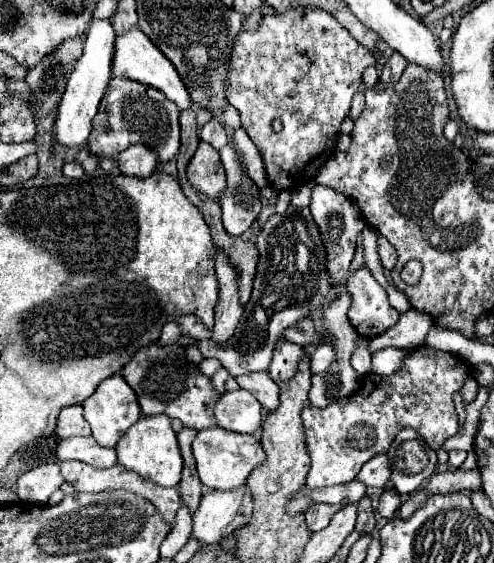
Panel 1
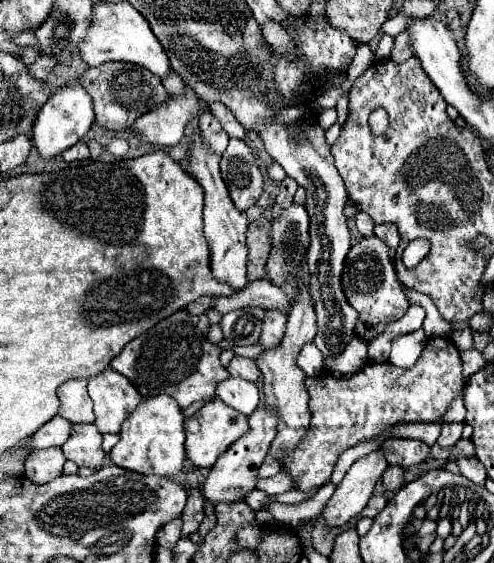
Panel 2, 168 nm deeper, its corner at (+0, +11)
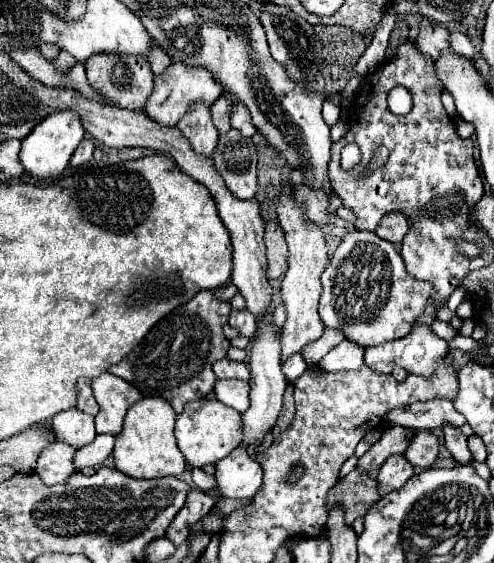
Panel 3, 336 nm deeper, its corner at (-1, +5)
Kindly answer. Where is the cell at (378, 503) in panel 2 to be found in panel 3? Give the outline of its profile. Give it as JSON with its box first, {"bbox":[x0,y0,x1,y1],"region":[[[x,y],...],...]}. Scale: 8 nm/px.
{"bbox":[327,470,381,526],"region":[[[353,470],[343,480],[339,480],[335,488],[329,490],[327,512],[331,512],[333,506],[341,506],[345,514],[345,522],[349,522],[351,526],[355,518],[363,518],[367,510],[379,500],[381,500],[381,494],[377,490],[377,482],[371,476],[361,478],[361,474]]]}

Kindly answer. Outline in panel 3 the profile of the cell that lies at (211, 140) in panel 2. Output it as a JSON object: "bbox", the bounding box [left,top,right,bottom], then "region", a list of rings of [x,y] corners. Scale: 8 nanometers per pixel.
{"bbox":[211,94,231,136],"region":[[[223,94],[213,106],[211,106],[211,118],[213,118],[213,124],[217,128],[217,132],[223,136],[231,130],[229,126],[229,110],[231,110],[231,98],[227,94]]]}

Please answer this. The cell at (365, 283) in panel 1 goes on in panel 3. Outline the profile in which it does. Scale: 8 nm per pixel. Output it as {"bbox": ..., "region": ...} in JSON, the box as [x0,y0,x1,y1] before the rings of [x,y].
{"bbox":[319,232,431,348],"region":[[[375,232],[345,234],[323,276],[319,314],[325,326],[341,330],[347,340],[369,348],[409,334],[431,300],[431,286],[407,274],[399,250]]]}

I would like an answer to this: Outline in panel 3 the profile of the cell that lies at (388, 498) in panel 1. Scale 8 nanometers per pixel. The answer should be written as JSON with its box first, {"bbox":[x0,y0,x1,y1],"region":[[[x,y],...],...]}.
{"bbox":[377,456,413,494],"region":[[[393,456],[385,462],[385,466],[381,466],[379,476],[377,476],[377,486],[381,488],[381,494],[389,494],[393,490],[399,490],[411,476],[413,476],[413,468],[409,466],[409,462],[405,462],[405,456]]]}

